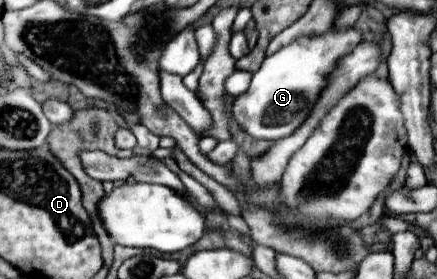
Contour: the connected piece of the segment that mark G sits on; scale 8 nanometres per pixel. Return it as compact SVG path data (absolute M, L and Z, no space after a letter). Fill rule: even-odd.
M355 28L349 30L327 30L323 36L299 38L279 52L267 56L261 68L253 74L247 92L235 96L231 112L239 128L263 140L279 140L289 136L311 112L321 88L325 86L327 74L335 68L337 60L351 52L361 42L361 32Z

